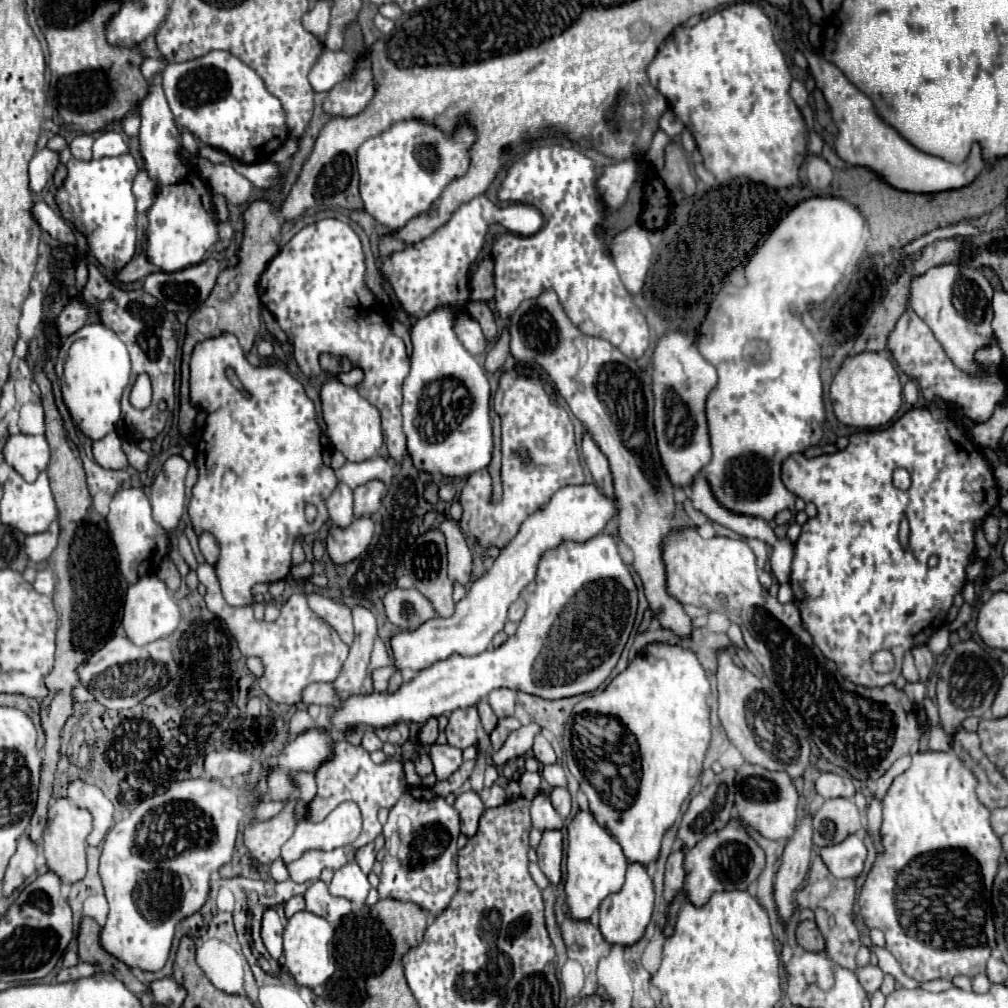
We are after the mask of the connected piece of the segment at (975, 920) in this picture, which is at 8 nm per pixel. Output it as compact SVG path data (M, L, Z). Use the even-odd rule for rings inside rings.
M928 749L912 755L912 765L892 781L882 801L884 823L880 835L884 853L878 855L868 873L858 903L868 929L884 931L886 949L900 961L904 973L916 981L984 973L986 961L996 947L994 923L988 909L1002 843L990 827L990 811L978 801L976 785L976 775L954 751Z

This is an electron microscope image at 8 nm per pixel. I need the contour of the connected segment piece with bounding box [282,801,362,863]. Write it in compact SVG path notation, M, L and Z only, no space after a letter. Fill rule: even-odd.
M346 801L338 805L322 823L302 819L294 835L282 847L282 859L286 863L296 861L308 849L336 849L352 843L362 829L360 809L356 803Z

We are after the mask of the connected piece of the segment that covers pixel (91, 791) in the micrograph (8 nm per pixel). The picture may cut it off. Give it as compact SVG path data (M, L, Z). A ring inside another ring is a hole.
M76 779L68 785L68 799L72 799L78 807L88 807L94 817L94 829L88 837L88 845L98 847L104 843L104 837L114 823L114 805L112 801L102 793L100 787L88 785L82 779Z

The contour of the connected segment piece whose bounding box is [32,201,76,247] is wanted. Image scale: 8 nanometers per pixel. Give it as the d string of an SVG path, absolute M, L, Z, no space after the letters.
M38 201L32 209L32 215L36 215L36 221L44 231L50 233L52 239L60 241L66 247L76 247L76 235L74 229L56 213L52 211L44 201Z

